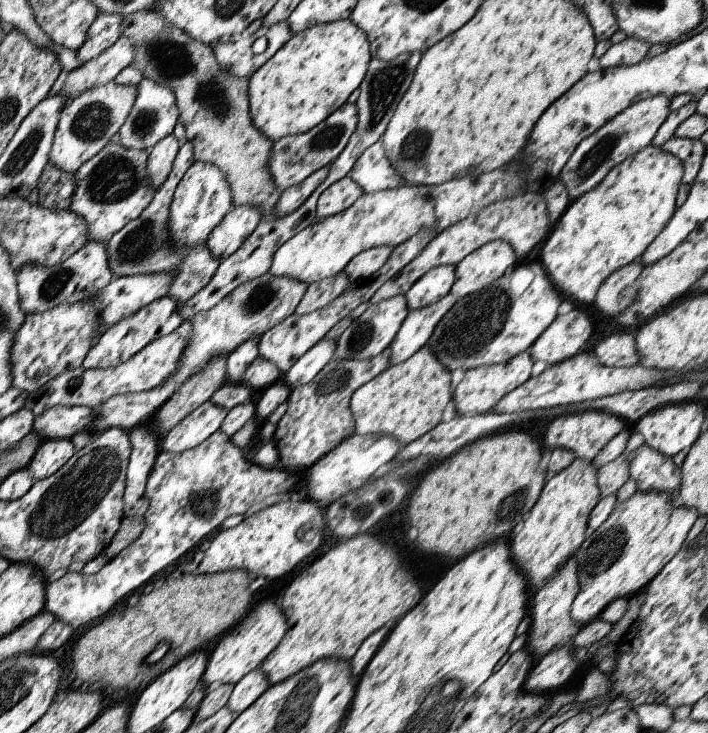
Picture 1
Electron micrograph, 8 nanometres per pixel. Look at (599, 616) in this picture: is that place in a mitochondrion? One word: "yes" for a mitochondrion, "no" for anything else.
no

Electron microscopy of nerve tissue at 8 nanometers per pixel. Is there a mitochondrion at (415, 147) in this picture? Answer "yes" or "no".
yes

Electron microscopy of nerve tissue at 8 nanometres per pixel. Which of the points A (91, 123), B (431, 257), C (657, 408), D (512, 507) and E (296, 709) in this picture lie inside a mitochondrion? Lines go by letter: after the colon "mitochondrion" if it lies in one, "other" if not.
A: mitochondrion
B: other
C: other
D: mitochondrion
E: mitochondrion

